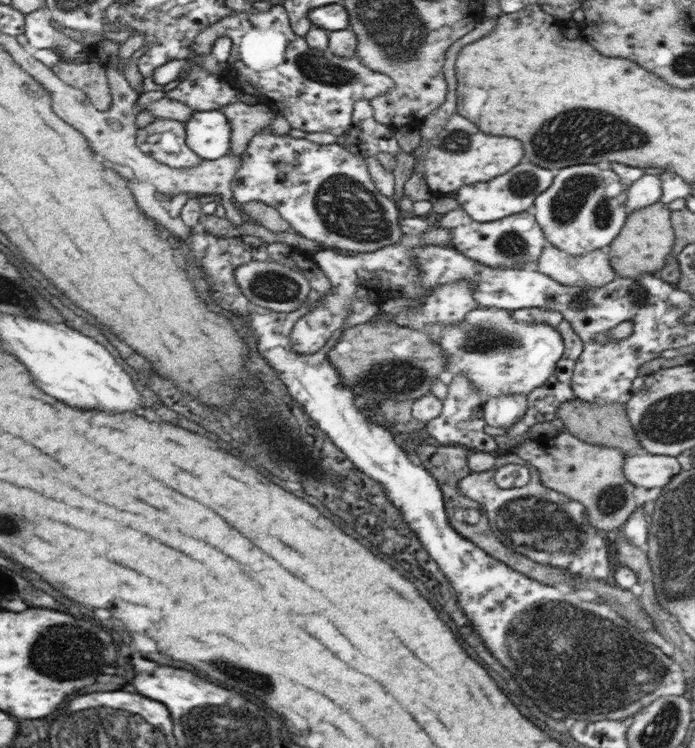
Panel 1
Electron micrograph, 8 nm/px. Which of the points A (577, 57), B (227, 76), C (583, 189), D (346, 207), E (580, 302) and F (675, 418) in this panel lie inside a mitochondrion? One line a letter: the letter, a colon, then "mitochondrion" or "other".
A: other
B: other
C: mitochondrion
D: mitochondrion
E: mitochondrion
F: mitochondrion

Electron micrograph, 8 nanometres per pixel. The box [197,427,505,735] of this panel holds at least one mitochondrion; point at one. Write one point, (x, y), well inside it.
(256, 681)

